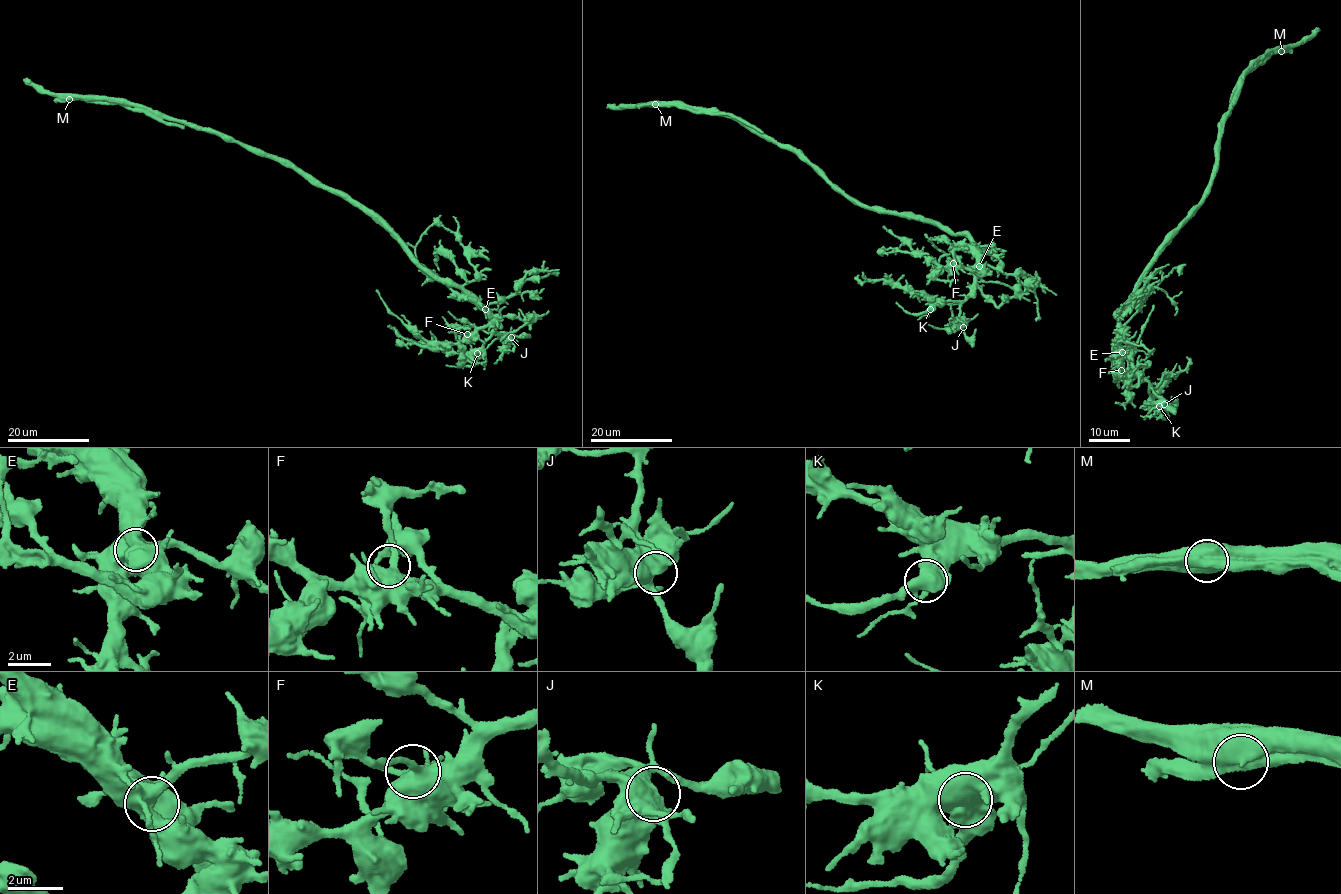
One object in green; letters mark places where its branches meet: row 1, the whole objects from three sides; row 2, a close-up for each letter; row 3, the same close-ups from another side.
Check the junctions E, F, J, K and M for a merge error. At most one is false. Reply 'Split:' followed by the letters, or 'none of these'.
Split: M

